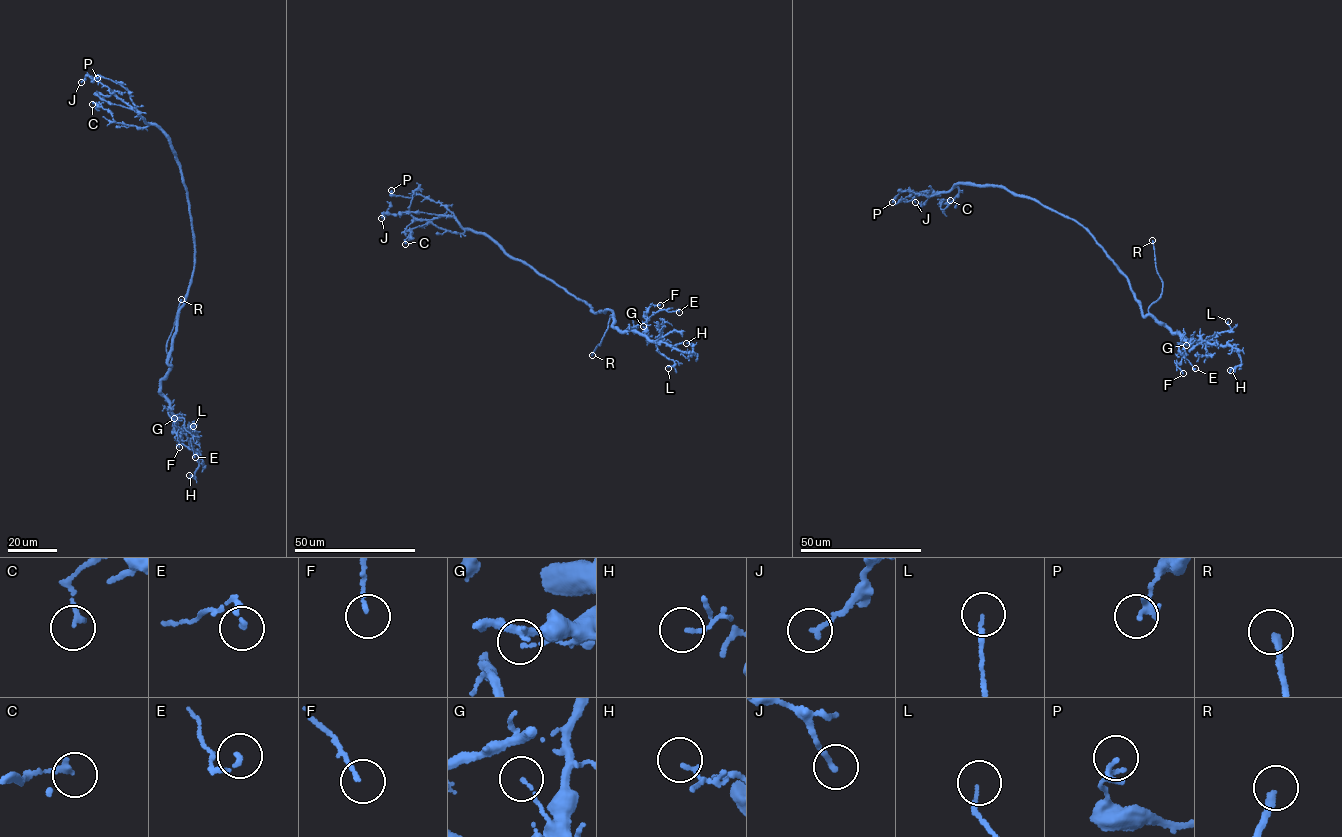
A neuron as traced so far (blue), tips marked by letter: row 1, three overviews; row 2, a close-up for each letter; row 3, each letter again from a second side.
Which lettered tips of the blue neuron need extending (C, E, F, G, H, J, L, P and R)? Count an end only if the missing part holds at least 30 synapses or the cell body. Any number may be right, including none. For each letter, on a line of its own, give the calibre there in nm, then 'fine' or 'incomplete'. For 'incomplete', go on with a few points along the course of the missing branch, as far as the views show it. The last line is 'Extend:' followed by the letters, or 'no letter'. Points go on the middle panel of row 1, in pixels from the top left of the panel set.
C: calibre 180 nm; fine
E: calibre 140 nm; fine
F: calibre 120 nm; fine
G: calibre 60 nm; fine
H: calibre 130 nm; fine
J: calibre 170 nm; fine
L: calibre 90 nm; fine
P: calibre 220 nm; fine
R: calibre 240 nm; incomplete; course (592, 355), (590, 359), (599, 365), (589, 364), (588, 368)
Extend: R

